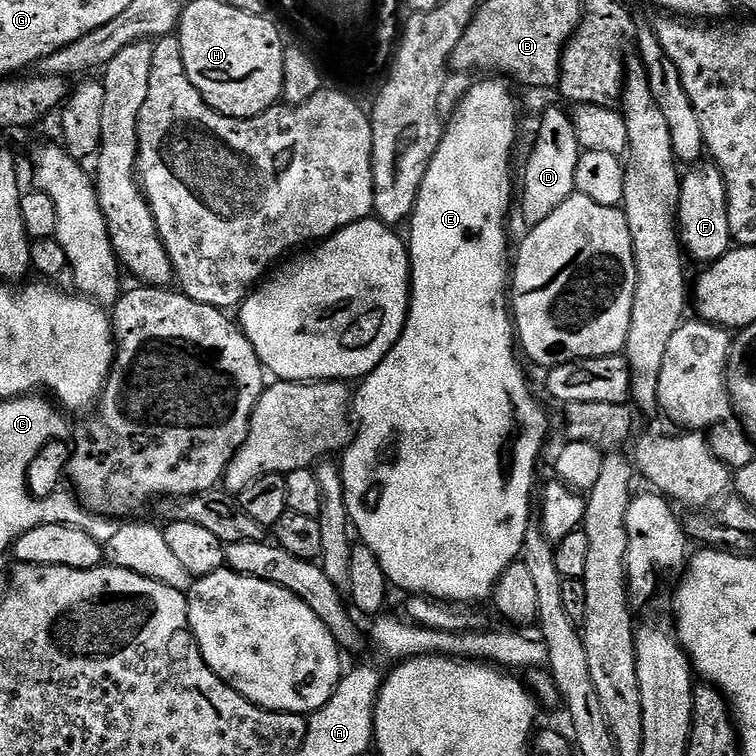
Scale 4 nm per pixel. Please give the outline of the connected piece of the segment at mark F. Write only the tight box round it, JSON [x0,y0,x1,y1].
[675,162,734,265]

